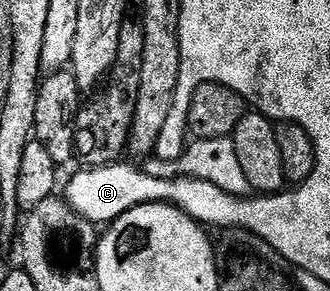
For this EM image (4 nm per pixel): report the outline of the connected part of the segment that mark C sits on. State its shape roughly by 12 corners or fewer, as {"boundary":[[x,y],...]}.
{"boundary":[[116,162],[86,167],[63,198],[101,226],[145,204],[172,204],[219,230],[233,196],[201,179],[152,178]]}

